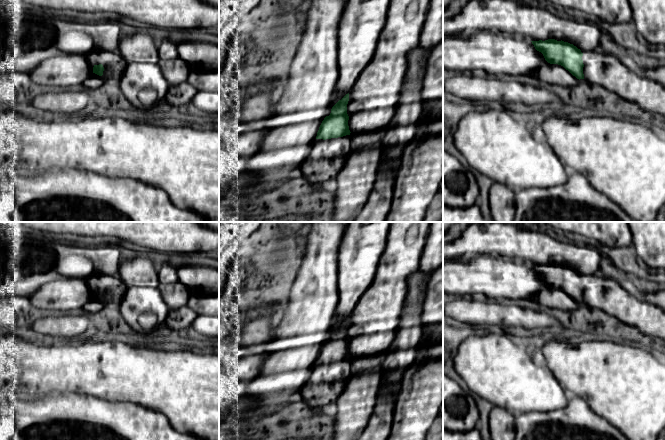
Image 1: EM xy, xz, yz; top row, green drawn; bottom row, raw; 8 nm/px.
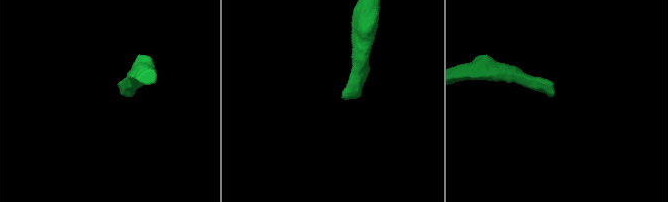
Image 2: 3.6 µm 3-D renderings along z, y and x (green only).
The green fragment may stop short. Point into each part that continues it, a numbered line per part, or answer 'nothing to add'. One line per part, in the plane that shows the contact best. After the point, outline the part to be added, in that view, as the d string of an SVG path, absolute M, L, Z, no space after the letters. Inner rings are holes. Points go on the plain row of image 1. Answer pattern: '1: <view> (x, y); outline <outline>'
1: xz (326, 382); outline M350 359L326 364L314 363L306 383L300 389L303 401L317 413L322 412L327 405L335 404L351 370Z

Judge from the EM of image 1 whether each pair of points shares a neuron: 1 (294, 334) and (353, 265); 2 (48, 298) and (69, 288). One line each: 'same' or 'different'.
1: different
2: same

